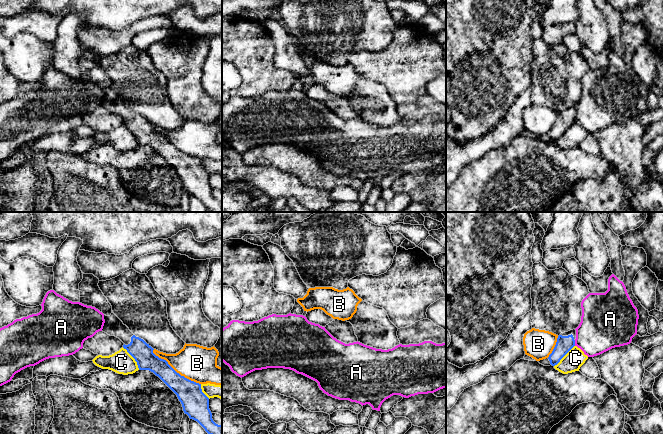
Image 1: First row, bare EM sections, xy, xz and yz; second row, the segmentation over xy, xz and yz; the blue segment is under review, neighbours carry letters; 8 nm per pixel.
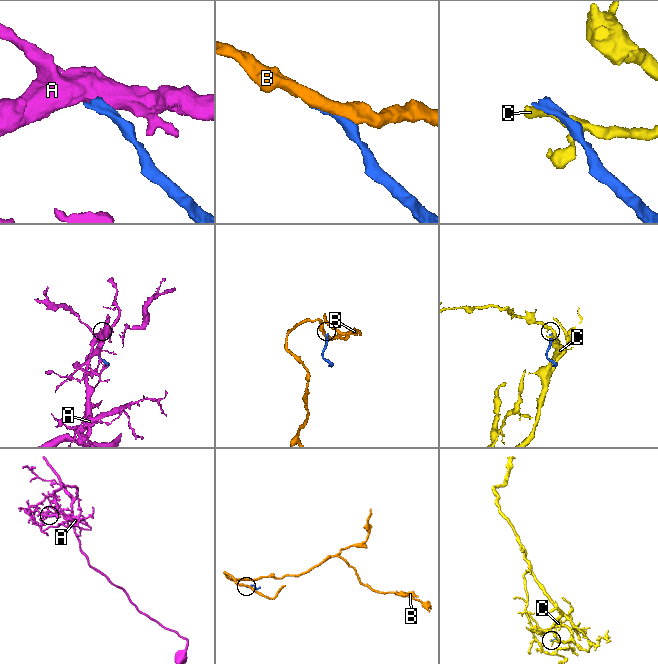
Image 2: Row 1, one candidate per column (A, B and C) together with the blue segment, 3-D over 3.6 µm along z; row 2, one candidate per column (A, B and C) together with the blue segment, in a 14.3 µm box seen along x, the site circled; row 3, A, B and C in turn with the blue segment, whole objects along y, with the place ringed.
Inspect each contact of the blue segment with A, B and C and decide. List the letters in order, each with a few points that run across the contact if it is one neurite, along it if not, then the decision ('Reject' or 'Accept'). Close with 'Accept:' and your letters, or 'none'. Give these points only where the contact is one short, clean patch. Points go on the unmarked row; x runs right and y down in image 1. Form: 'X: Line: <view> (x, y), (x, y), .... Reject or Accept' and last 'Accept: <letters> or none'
A: Line: yz (574, 116), (575, 121). Reject
B: Reject
C: Reject
Accept: none

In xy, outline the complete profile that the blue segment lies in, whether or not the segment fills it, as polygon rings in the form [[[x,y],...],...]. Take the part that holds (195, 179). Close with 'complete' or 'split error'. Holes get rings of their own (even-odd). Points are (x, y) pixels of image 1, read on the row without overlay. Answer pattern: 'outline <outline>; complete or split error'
outline [[[83,49],[83,55],[79,59],[79,67],[80,67],[80,79],[92,82],[98,85],[100,88],[104,90],[104,102],[102,107],[107,109],[110,112],[115,112],[119,114],[123,119],[123,124],[127,126],[127,128],[135,135],[137,138],[139,146],[149,146],[153,148],[156,152],[158,152],[178,173],[179,177],[182,180],[183,187],[185,190],[189,192],[190,195],[193,195],[197,197],[204,205],[205,207],[211,211],[211,212],[222,212],[222,201],[216,200],[212,195],[212,189],[209,185],[209,174],[202,168],[201,160],[196,159],[194,157],[191,157],[184,152],[181,152],[179,149],[177,149],[166,136],[159,134],[153,129],[153,124],[147,120],[143,115],[136,113],[129,104],[123,100],[123,98],[113,89],[112,82],[108,78],[107,74],[104,72],[102,67],[100,66],[99,62],[99,55],[95,53],[93,50],[84,50]]]; split error

